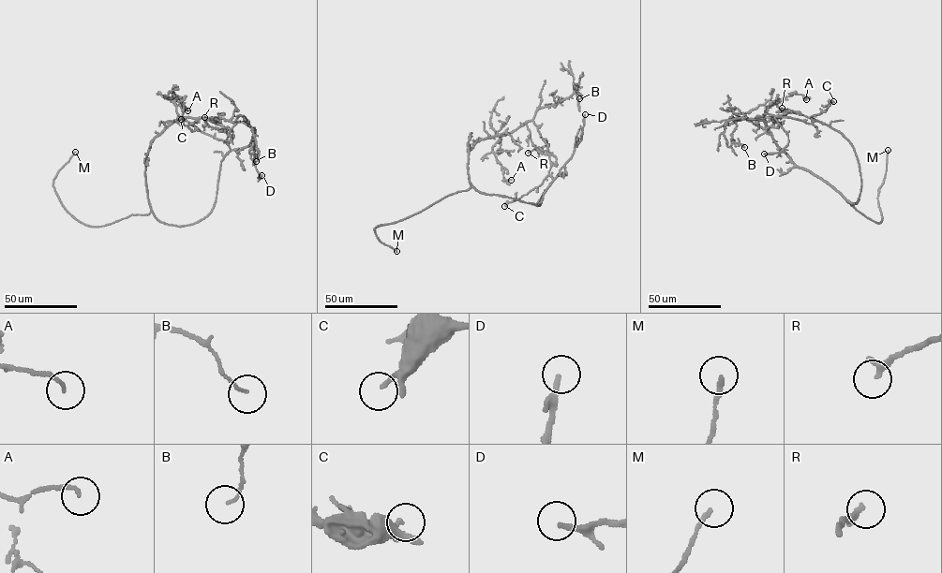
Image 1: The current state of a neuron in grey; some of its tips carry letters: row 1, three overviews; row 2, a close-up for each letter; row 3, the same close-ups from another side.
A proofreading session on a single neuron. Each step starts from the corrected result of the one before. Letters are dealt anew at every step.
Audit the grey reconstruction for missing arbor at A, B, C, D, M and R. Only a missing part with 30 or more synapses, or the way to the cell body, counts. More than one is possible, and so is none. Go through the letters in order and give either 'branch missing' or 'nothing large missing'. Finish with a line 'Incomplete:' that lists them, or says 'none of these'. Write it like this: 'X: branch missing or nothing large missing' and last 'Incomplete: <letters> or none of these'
A: nothing large missing
B: nothing large missing
C: nothing large missing
D: nothing large missing
M: branch missing
R: nothing large missing
Incomplete: M

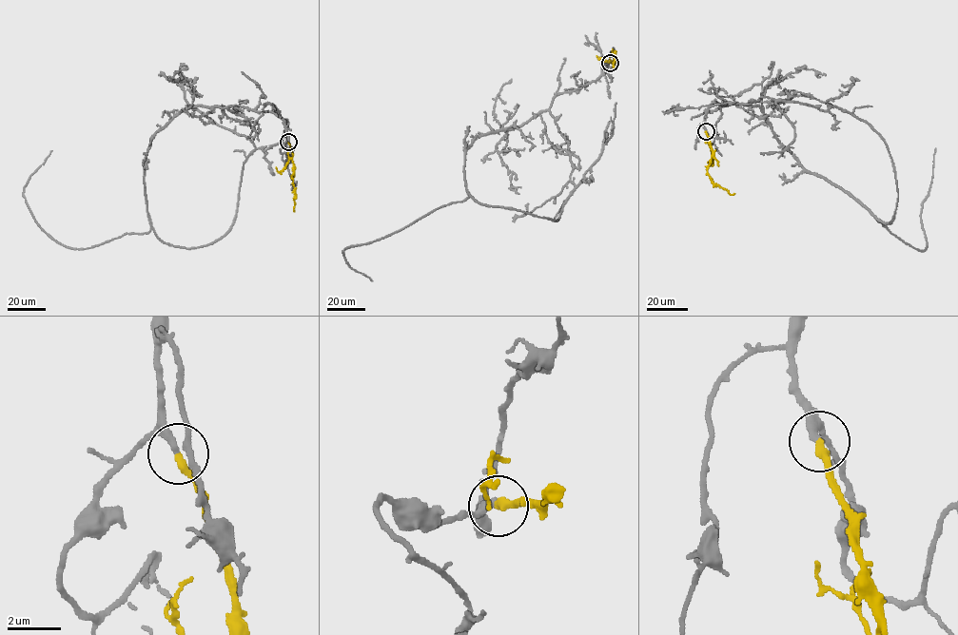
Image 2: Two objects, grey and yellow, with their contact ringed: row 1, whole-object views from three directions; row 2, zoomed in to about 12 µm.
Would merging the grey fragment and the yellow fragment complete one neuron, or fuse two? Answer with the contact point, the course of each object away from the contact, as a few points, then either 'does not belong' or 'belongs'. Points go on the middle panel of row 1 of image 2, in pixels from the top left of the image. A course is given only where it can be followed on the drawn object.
at (610, 63); grey runs (609, 63), (524, 124), (476, 138), (465, 150), (469, 196), (557, 220), (612, 134), (616, 103); yellow runs (610, 63), (615, 61), (613, 49), (613, 67); belongs

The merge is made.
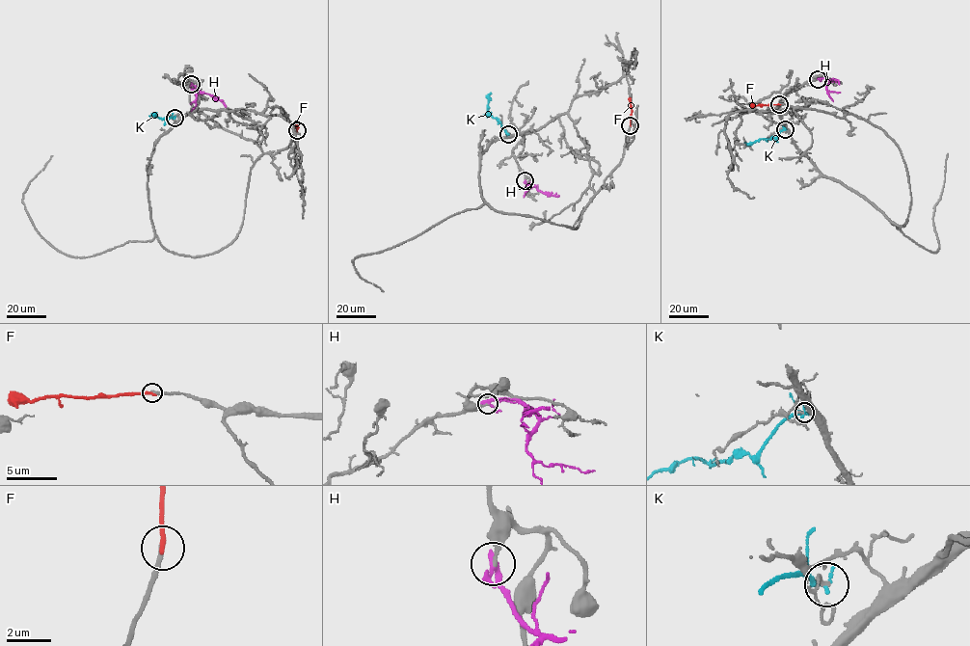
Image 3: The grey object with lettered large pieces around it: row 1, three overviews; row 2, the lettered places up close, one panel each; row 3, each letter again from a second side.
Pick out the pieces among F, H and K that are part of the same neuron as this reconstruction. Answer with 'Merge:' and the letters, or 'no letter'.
Merge: no letter

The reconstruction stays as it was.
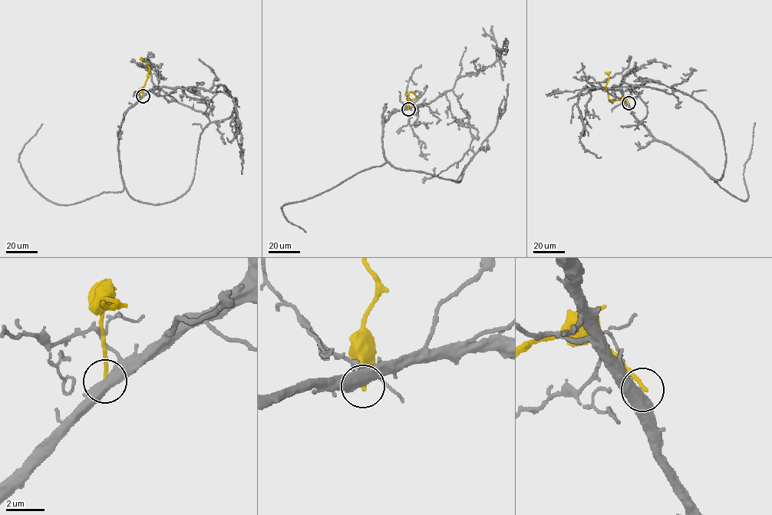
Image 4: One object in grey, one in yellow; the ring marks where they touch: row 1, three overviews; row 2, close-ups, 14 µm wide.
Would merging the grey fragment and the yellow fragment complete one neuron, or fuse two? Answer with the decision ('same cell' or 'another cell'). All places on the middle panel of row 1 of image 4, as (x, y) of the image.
another cell

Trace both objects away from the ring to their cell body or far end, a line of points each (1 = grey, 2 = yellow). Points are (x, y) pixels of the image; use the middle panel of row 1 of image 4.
1: (407, 109), (383, 123), (386, 161), (457, 183), (505, 110), (508, 84)
2: (407, 109), (408, 93), (414, 92), (416, 96), (410, 100), (407, 97)

